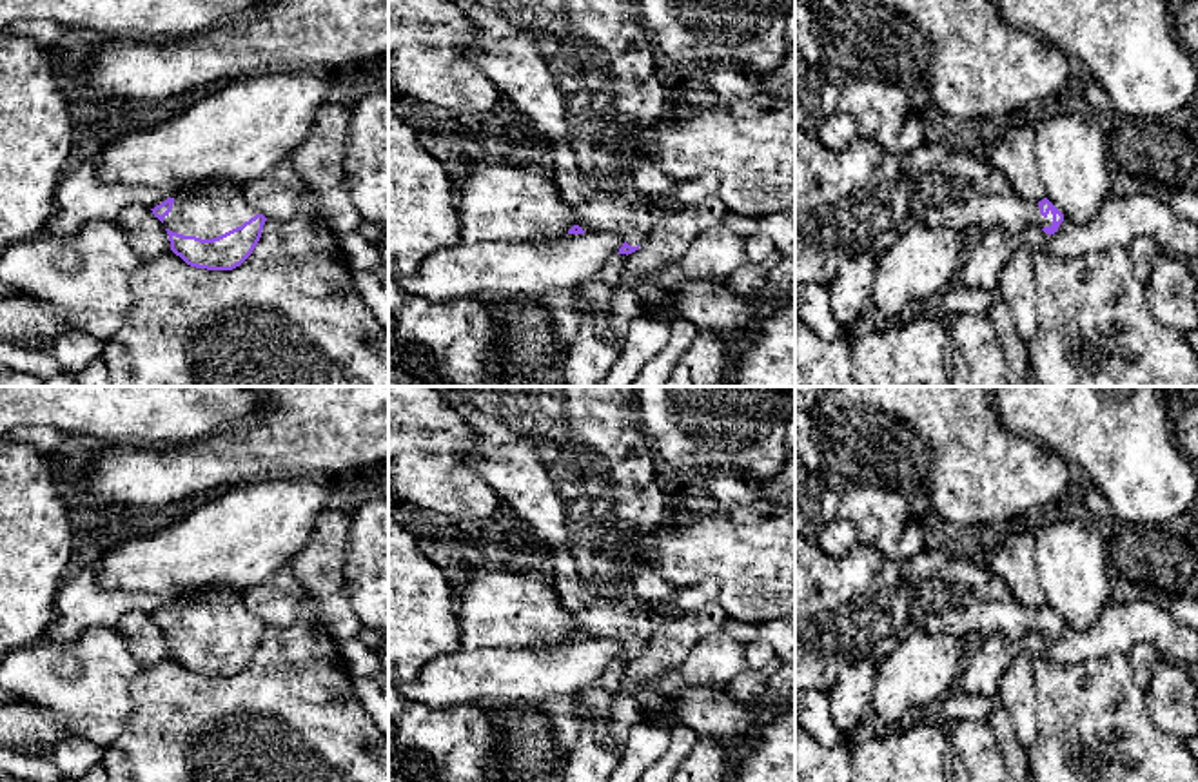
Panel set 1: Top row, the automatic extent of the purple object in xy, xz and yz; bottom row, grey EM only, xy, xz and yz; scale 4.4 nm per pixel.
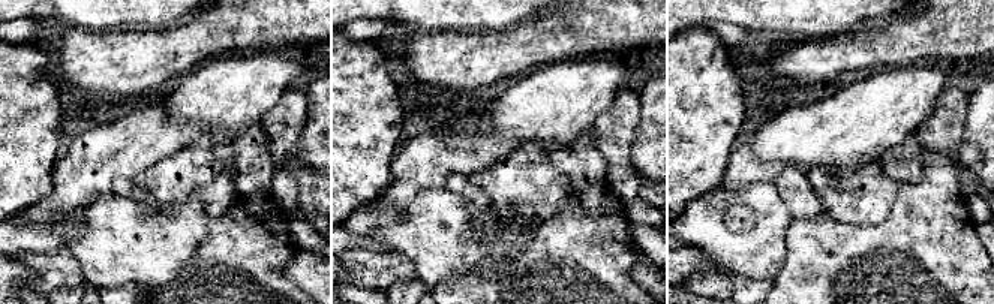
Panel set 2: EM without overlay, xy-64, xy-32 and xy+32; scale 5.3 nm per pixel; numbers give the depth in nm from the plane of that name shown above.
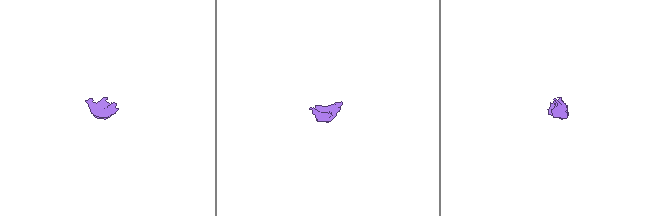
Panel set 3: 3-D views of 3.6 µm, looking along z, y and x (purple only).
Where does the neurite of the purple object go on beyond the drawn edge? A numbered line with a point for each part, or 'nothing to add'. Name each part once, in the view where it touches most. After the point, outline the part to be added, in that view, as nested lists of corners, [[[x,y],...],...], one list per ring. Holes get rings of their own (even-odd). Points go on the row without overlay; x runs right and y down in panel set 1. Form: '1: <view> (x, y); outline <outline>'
1: xy (207, 619); outline [[[227,586],[212,588],[200,597],[174,602],[163,633],[201,646],[218,644],[260,621],[245,604],[241,591]]]
2: xz (599, 695); outline [[[615,660],[603,671],[597,682],[579,693],[579,697],[586,700],[595,717],[597,740],[612,749],[617,749],[619,753],[623,749],[615,746],[612,735],[608,733],[608,718],[612,709],[612,699],[621,688],[624,668],[626,660]]]

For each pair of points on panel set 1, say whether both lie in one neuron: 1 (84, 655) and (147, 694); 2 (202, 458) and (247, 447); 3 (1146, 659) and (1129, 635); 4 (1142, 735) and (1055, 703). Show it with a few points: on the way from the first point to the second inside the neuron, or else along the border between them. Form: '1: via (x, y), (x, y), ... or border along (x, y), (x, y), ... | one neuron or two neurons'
1: border along (144, 666), (131, 683), (133, 715), (126, 726) | two neurons
2: via (213, 458), (236, 456) | one neuron
3: border along (1126, 652), (1139, 643), (1149, 643), (1168, 657) | two neurons
4: via (1120, 730), (1115, 724), (1100, 724), (1077, 703) | one neuron

